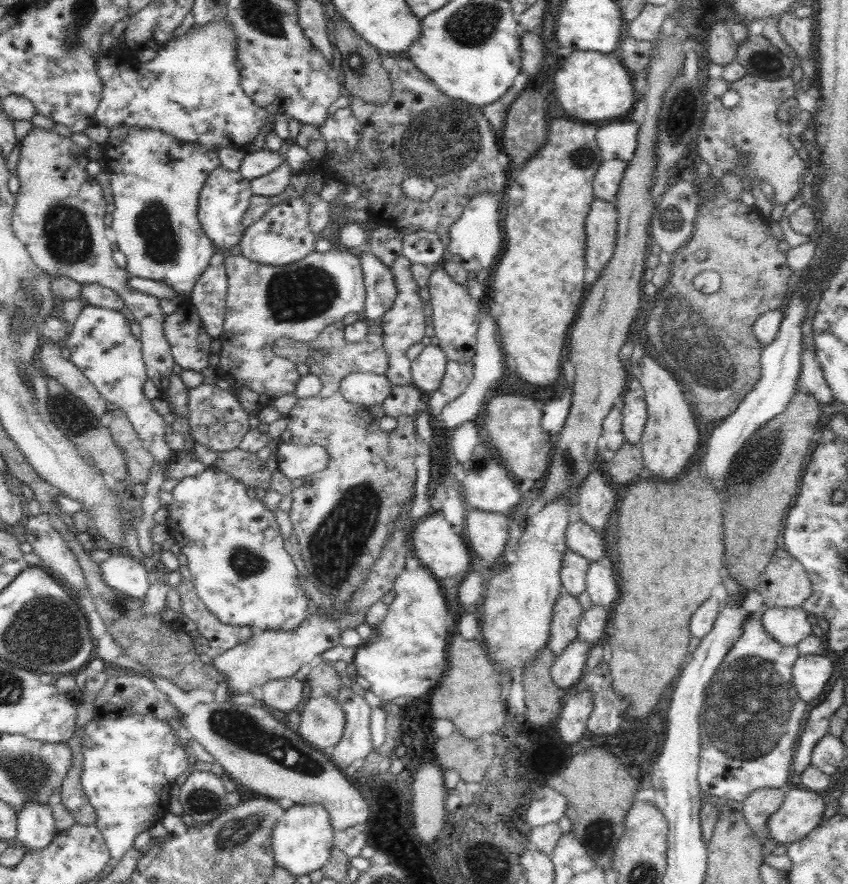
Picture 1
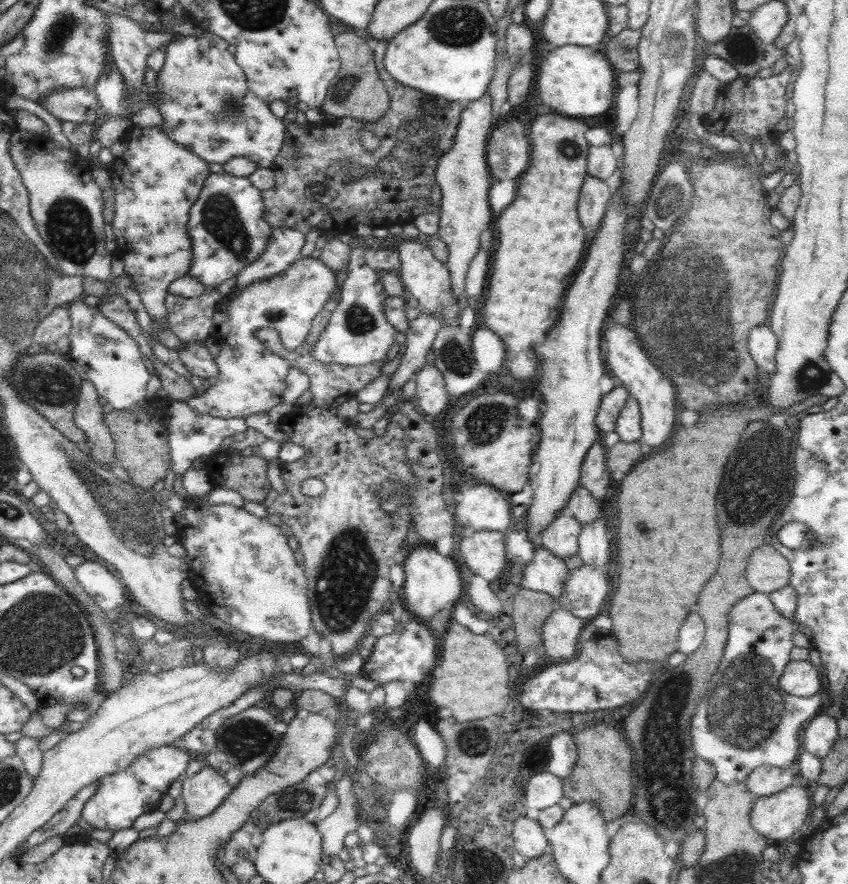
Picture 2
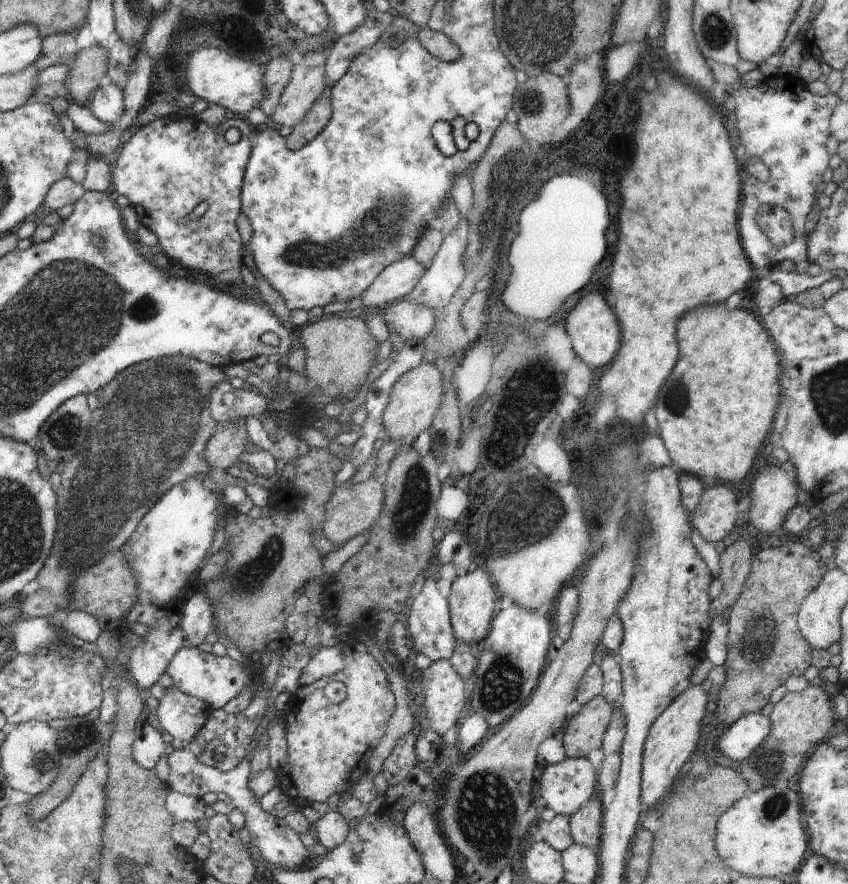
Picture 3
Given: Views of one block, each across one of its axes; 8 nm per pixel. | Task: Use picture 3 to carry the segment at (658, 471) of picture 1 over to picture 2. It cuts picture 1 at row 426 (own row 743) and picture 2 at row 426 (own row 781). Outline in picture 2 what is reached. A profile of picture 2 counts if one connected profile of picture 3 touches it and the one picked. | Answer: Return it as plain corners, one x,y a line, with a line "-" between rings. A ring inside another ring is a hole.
610,323
604,331
604,354
608,362
608,373
616,376
624,387
630,387
629,394
638,402
641,413
642,437
639,443
650,446
654,451
666,446
666,441
671,437
674,424
678,421
680,405
678,403
675,385
666,378
659,368
648,358
636,333
618,323

